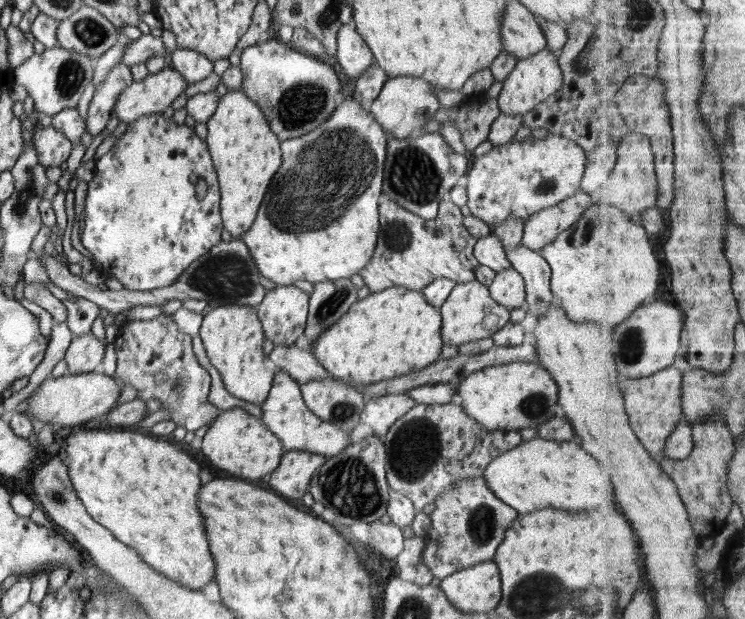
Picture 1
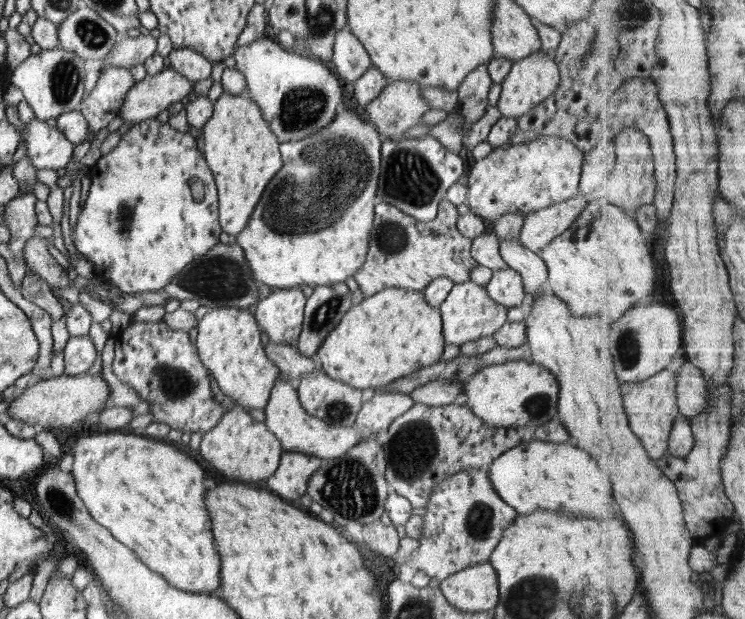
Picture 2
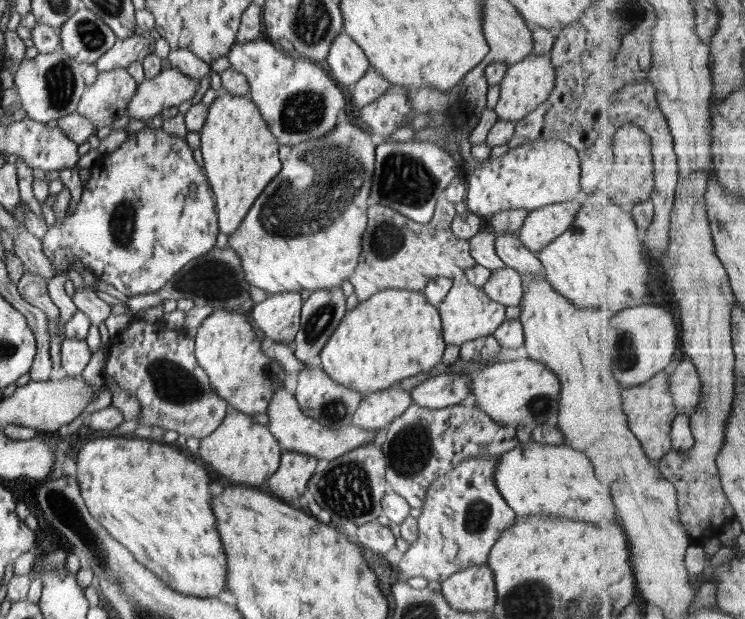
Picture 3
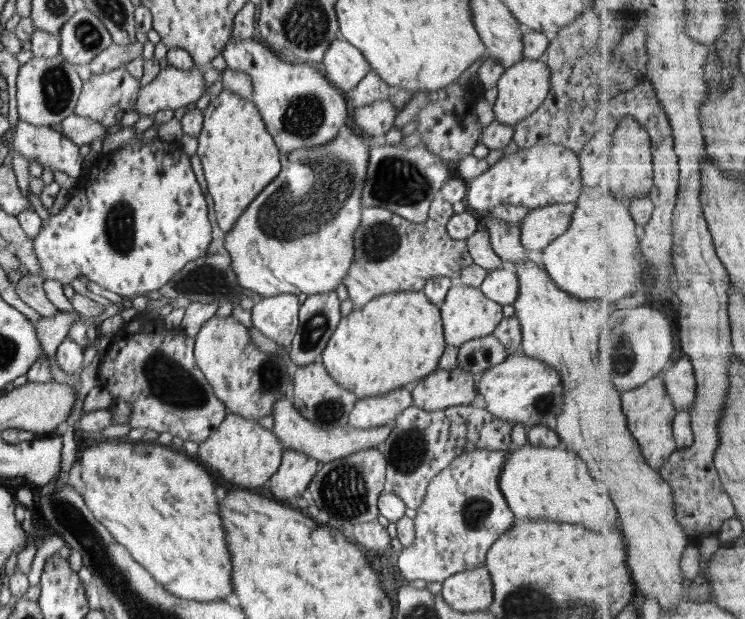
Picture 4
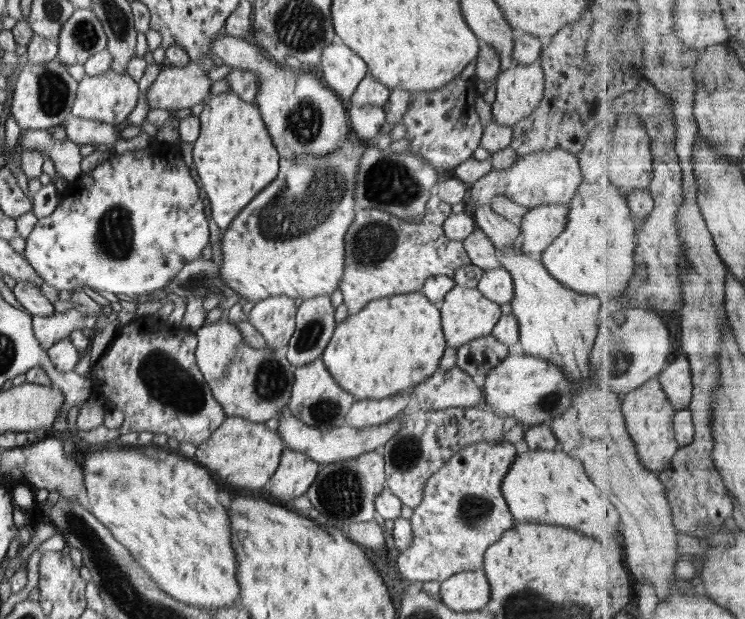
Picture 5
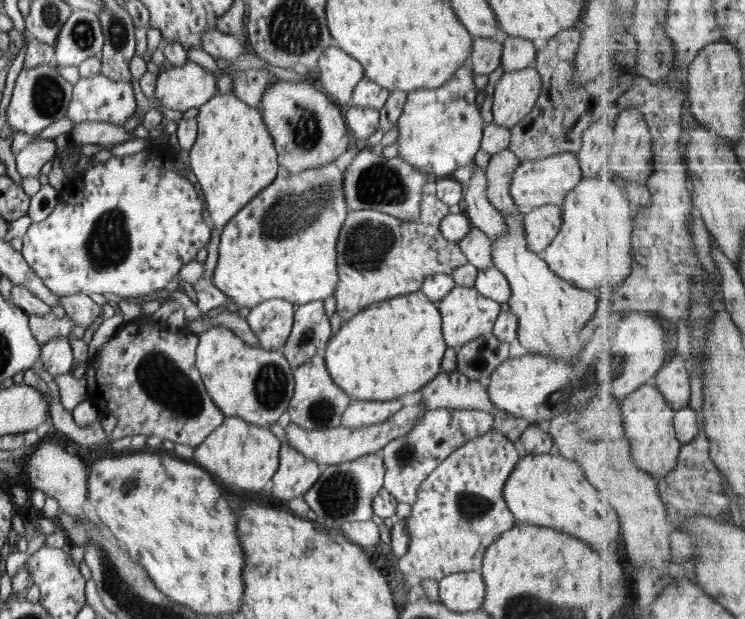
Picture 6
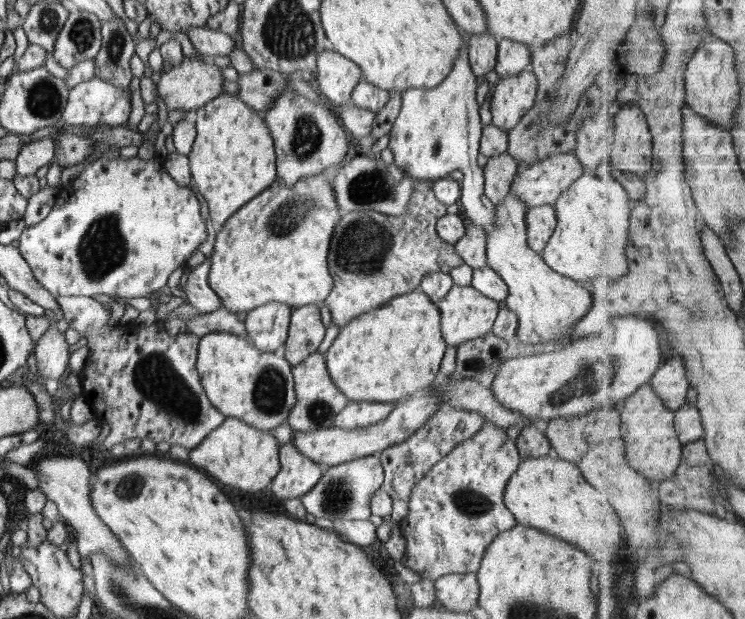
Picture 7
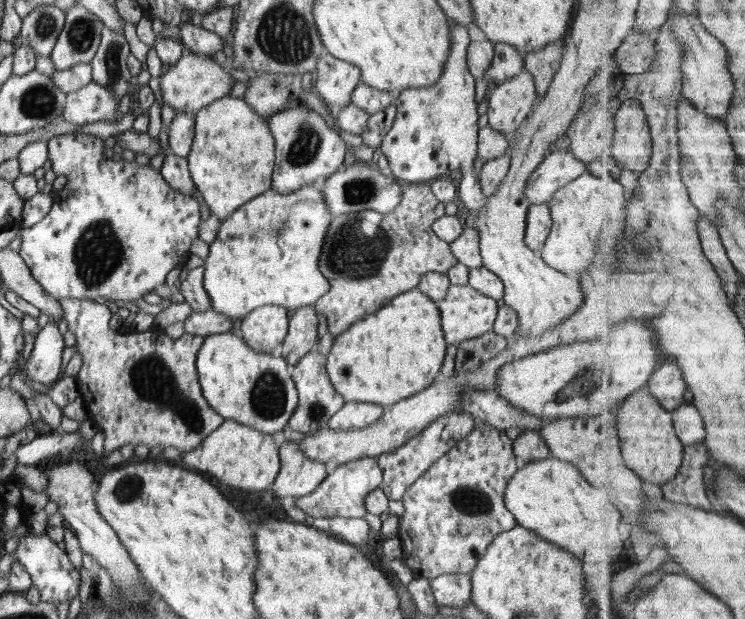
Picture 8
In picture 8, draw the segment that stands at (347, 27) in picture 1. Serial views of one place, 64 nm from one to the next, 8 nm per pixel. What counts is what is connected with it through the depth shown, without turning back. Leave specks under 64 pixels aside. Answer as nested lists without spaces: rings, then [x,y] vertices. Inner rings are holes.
[[[324,52],[314,70],[314,87],[328,106],[346,106],[351,103],[353,90],[361,82],[361,70],[351,62]]]

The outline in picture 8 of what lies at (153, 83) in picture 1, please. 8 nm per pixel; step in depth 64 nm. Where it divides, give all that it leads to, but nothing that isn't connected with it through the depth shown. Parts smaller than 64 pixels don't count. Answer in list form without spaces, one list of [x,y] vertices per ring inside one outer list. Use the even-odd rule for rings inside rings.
[[[191,52],[187,56],[182,55],[180,60],[159,78],[163,102],[176,111],[194,114],[204,106],[228,95],[233,84],[242,79],[242,76],[228,65],[216,63],[213,57]]]

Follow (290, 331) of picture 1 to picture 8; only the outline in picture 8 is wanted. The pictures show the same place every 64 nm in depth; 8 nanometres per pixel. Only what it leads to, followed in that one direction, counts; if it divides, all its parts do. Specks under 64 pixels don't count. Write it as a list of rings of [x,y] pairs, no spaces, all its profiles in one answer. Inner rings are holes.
[[[266,305],[252,310],[242,317],[238,334],[258,353],[271,353],[278,344],[283,344],[289,329],[288,310],[283,306]]]

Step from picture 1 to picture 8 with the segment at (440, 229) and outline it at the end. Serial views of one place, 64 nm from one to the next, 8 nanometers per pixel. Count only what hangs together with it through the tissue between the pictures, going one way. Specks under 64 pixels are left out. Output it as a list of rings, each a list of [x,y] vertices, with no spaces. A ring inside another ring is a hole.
[[[426,181],[421,183],[408,183],[405,184],[402,192],[403,199],[398,202],[398,207],[396,207],[392,213],[378,213],[372,210],[364,210],[361,212],[342,214],[341,216],[333,218],[330,227],[328,227],[326,231],[322,254],[319,258],[319,271],[322,271],[322,276],[324,276],[328,284],[330,284],[330,291],[322,295],[322,298],[319,298],[314,306],[319,318],[322,315],[326,316],[326,320],[328,320],[328,331],[330,331],[335,338],[340,333],[343,333],[352,323],[355,323],[357,320],[362,320],[366,315],[380,310],[382,306],[389,303],[395,296],[417,289],[423,274],[429,272],[447,273],[453,266],[459,263],[459,260],[452,254],[449,243],[444,242],[444,240],[433,231],[432,224],[438,220],[438,218],[445,215],[445,203],[440,202],[438,198],[435,197],[435,194],[431,190],[430,183]]]

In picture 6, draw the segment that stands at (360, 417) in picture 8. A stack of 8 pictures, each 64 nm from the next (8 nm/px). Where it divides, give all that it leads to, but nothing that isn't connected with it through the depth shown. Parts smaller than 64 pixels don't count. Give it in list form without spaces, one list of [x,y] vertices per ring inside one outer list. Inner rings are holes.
[[[399,398],[389,401],[352,401],[342,413],[340,426],[358,429],[359,427],[368,427],[386,422],[402,407]]]

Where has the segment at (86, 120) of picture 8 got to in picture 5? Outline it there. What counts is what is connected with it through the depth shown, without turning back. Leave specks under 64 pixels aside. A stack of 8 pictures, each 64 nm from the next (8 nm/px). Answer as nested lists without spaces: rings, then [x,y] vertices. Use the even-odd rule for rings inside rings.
[[[108,70],[101,75],[85,75],[79,82],[77,95],[71,108],[71,116],[117,126],[127,120],[126,116],[138,104],[138,94],[140,94],[139,84],[127,71],[117,73]]]

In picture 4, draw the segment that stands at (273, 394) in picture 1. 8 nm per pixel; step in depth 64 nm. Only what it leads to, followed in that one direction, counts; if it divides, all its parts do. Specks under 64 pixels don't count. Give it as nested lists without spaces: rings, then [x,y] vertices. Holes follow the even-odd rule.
[[[280,397],[273,406],[274,428],[273,433],[279,438],[281,447],[284,450],[294,450],[307,454],[315,458],[320,463],[329,463],[347,456],[360,452],[360,450],[376,448],[383,443],[394,429],[394,422],[380,427],[370,429],[358,429],[354,426],[344,426],[332,431],[325,431],[306,421],[306,418],[294,408],[294,405],[287,397]]]

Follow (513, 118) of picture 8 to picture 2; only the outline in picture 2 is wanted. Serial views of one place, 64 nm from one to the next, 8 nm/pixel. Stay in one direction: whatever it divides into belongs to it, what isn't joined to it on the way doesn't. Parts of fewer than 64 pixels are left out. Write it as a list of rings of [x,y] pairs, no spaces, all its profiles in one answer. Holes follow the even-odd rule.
[[[542,50],[532,53],[522,60],[514,61],[510,72],[501,82],[502,90],[497,107],[502,113],[502,117],[515,119],[522,117],[523,114],[548,99],[551,94],[554,94],[560,79],[559,68],[553,56]]]

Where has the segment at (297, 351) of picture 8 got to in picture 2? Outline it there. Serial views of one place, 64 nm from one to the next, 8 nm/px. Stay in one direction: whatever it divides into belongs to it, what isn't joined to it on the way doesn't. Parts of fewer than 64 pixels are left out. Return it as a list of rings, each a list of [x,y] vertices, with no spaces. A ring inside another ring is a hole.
[[[344,282],[316,286],[307,298],[302,330],[296,346],[301,354],[315,357],[322,341],[351,307],[352,293]]]

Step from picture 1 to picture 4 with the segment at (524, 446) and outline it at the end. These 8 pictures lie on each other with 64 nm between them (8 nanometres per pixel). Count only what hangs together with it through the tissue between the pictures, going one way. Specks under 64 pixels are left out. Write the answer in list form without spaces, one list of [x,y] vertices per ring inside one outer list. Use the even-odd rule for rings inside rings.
[[[527,442],[514,447],[507,454],[498,484],[516,519],[536,518],[584,524],[594,532],[614,530],[616,522],[620,520],[620,510],[614,502],[612,486],[610,496],[604,496],[602,486],[594,482],[588,470],[582,458],[570,454],[568,450],[562,450],[560,446],[539,447]]]

